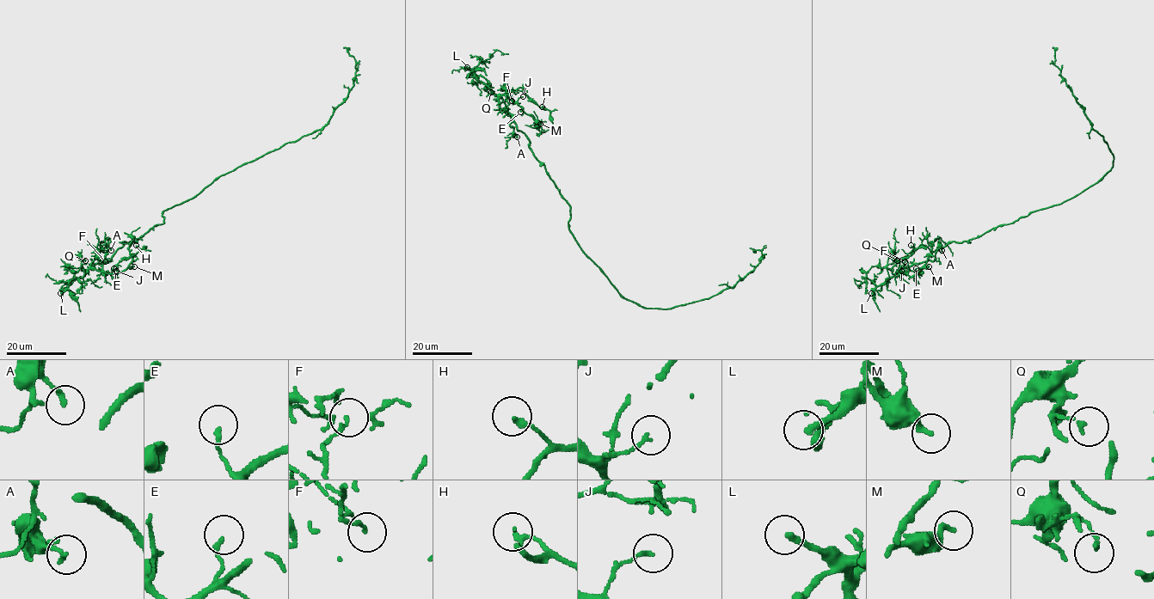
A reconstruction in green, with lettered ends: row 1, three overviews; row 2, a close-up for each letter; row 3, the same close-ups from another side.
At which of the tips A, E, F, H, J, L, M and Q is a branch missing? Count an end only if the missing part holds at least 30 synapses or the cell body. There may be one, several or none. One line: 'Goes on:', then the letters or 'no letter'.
Goes on: L

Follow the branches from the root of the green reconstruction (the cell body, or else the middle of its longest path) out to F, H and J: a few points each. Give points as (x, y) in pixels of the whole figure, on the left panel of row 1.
F: (175, 205), (163, 211), (163, 223), (136, 241), (124, 241), (110, 261), (92, 267), (101, 271), (105, 261)
H: (175, 205), (163, 211), (163, 223), (124, 241), (110, 261), (92, 267), (112, 273), (138, 251), (136, 245)
J: (175, 205), (163, 211), (163, 223), (136, 241), (124, 241), (110, 261), (92, 267), (104, 273), (116, 271)

